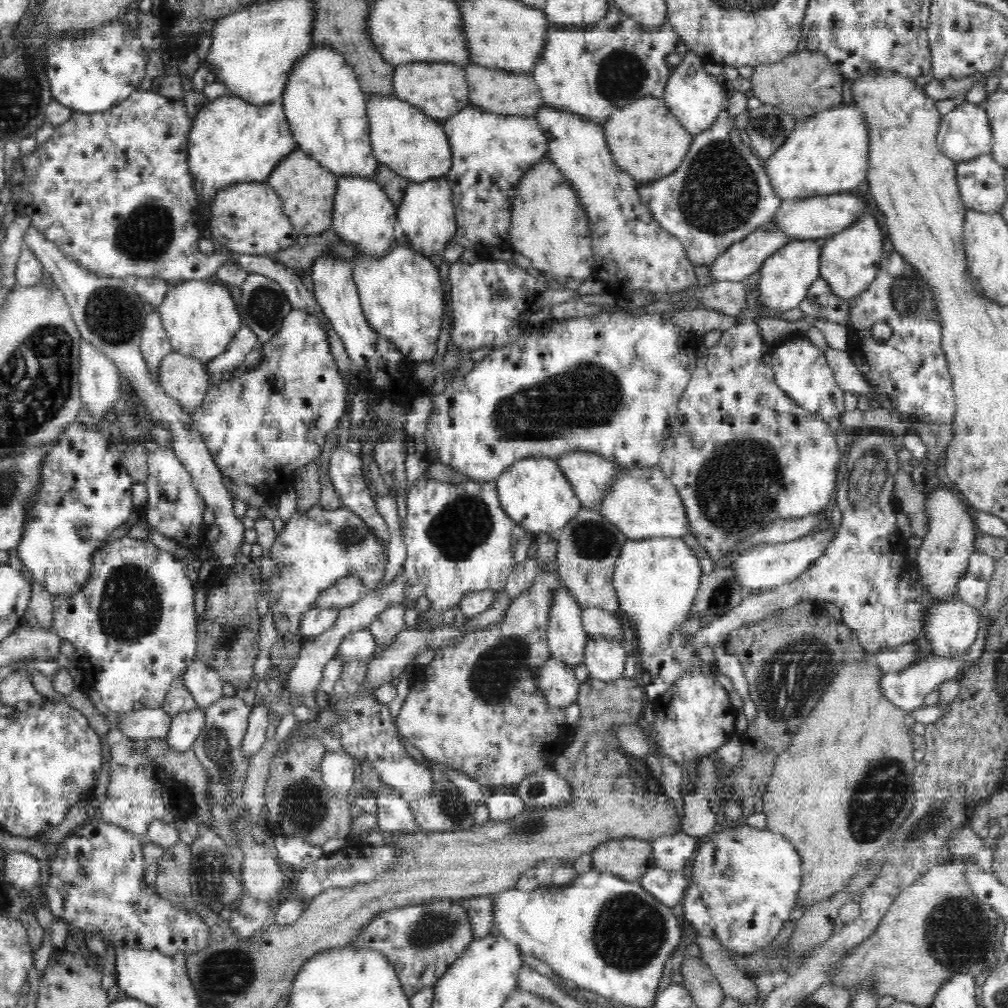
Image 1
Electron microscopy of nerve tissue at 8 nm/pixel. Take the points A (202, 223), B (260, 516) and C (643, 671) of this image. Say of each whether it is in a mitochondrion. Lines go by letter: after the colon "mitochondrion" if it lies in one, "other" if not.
A: other
B: other
C: other

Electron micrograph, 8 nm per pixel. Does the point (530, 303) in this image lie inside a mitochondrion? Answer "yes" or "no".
no

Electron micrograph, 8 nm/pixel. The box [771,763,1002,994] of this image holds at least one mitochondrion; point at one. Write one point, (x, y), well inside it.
(957, 932)

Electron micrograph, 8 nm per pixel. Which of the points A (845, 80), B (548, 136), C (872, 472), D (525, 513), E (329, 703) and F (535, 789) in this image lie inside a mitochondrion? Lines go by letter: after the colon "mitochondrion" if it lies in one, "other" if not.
A: other
B: other
C: mitochondrion
D: other
E: other
F: mitochondrion

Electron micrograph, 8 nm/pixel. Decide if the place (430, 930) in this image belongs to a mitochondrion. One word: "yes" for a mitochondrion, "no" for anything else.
yes

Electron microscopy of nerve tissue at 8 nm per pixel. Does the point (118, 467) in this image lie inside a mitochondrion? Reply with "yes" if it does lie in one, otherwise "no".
no

